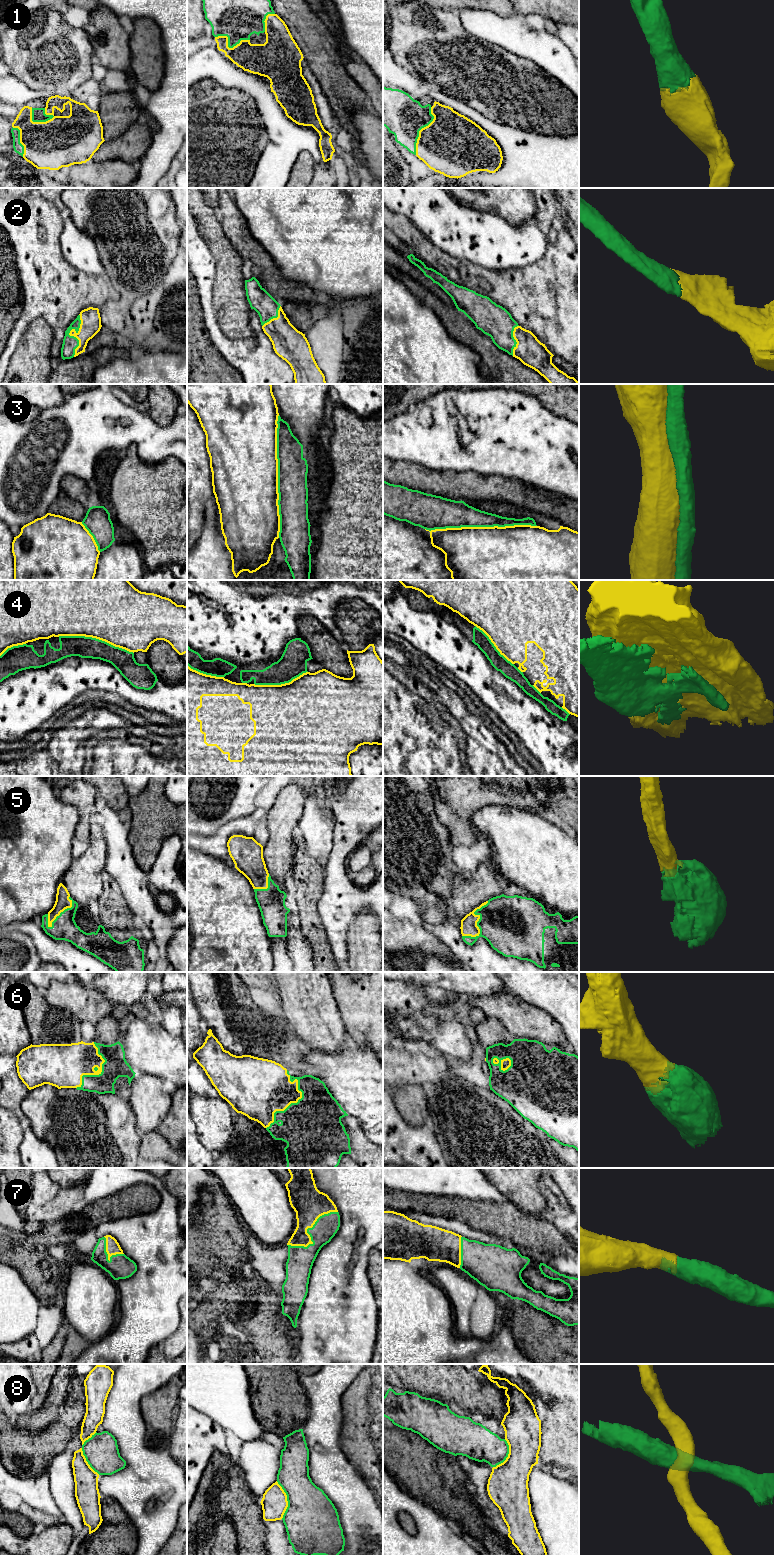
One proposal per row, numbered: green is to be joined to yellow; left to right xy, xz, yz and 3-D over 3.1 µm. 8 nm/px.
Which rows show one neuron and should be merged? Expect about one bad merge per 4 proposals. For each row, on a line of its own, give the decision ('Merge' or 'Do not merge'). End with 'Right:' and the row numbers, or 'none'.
1: Merge
2: Merge
3: Do not merge
4: Do not merge
5: Merge
6: Merge
7: Merge
8: Do not merge
Right: 1, 2, 5, 6, 7

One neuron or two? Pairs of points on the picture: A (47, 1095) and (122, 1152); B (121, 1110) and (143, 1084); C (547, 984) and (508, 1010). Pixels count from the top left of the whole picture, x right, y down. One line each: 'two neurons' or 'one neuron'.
A: one neuron
B: two neurons
C: two neurons

